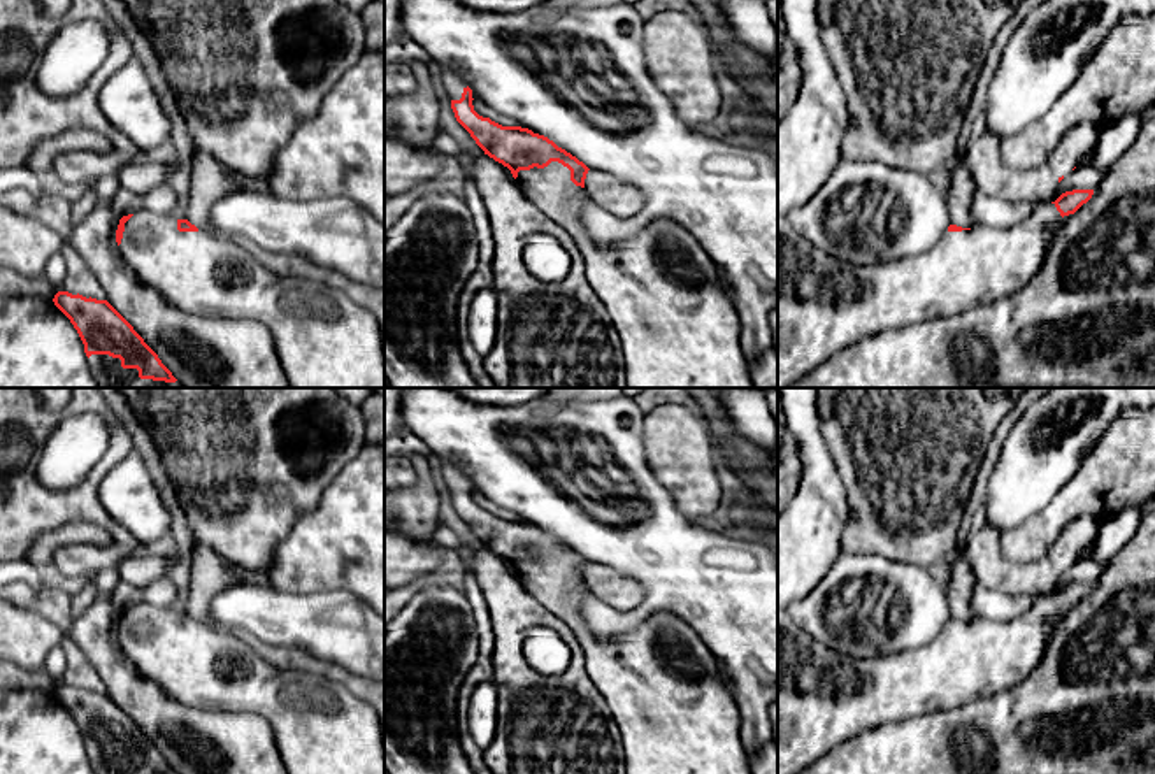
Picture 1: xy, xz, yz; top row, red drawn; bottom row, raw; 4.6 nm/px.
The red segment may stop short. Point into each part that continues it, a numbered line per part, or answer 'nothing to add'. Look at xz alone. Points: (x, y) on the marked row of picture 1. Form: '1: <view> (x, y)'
1: xz (678, 329)

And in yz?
1: yz (824, 304)

